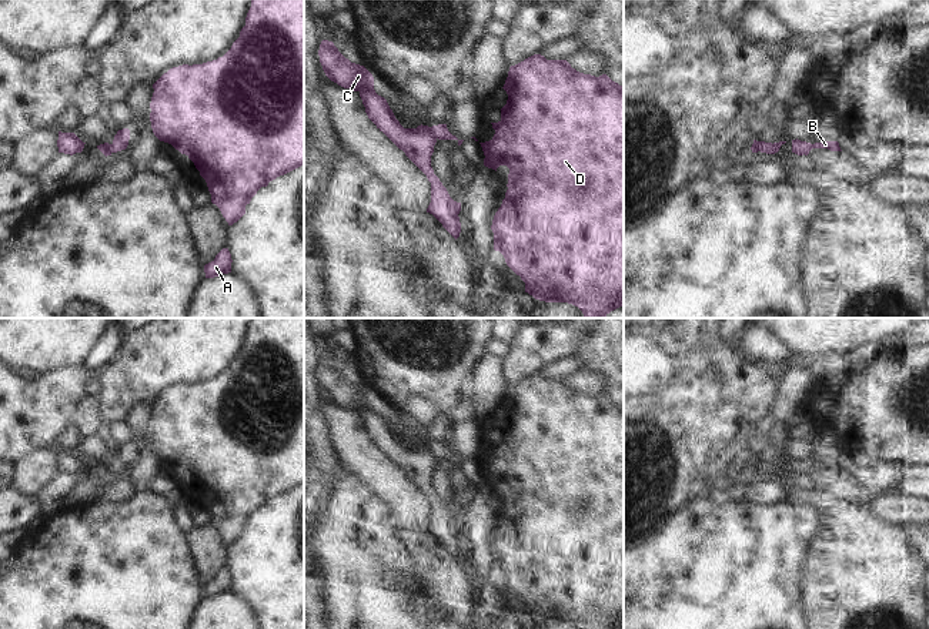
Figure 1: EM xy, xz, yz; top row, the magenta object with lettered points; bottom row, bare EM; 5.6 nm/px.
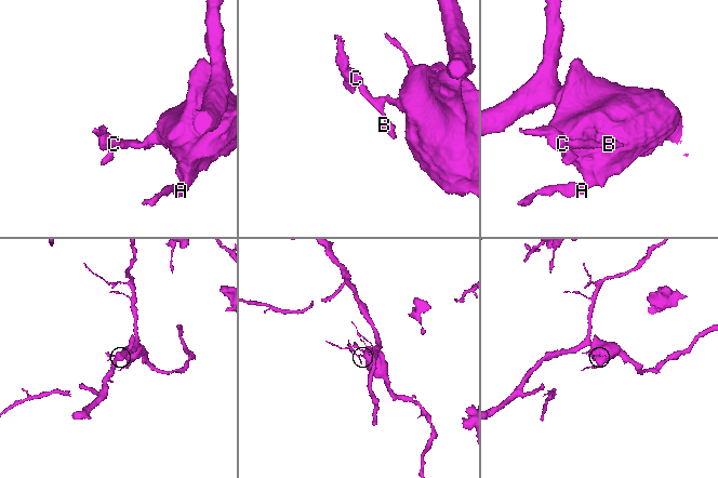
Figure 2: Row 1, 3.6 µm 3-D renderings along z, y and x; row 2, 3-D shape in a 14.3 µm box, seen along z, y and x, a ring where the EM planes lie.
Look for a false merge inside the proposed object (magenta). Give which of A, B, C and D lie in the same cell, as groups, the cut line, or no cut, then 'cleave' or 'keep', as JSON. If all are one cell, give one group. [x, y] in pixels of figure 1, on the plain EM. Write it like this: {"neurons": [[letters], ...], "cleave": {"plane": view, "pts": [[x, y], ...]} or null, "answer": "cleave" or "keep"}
{"neurons": [["A", "D"], ["B", "C"]], "cleave": {"plane": "xz", "pts": [[430, 447], [437, 457]]}, "answer": "cleave"}

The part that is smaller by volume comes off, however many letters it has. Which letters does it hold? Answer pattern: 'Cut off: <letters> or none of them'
Cut off: B, C

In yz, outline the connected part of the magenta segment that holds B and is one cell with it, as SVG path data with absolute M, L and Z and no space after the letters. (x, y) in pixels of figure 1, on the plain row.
M792 459L792 472L798 475L808 475L812 468L828 468L831 471L842 471L838 461L806 462L801 459Z

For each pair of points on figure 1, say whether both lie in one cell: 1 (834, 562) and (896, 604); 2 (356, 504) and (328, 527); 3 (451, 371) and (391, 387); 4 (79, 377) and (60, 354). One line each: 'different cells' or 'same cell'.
1: same cell
2: same cell
3: same cell
4: different cells

